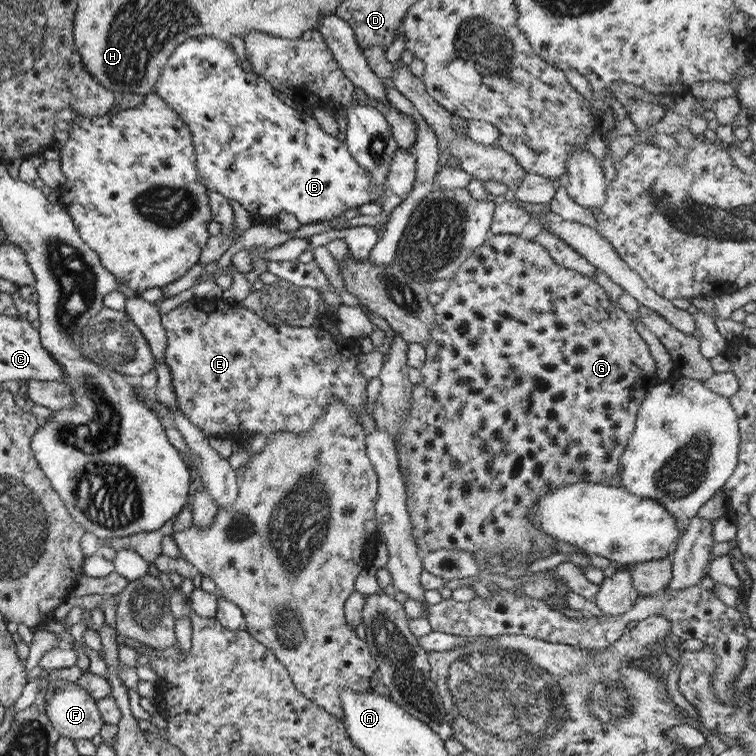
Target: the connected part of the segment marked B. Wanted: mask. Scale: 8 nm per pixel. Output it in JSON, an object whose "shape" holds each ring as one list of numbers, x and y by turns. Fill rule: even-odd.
{"shape":[[202,34,201,36,190,37,189,40,178,44,166,61,165,67,161,69,161,73,159,73,159,77,157,77,155,85,153,85,152,93,159,96,159,100,163,100,163,104,167,108,171,108,173,114,177,114,179,118,183,119,186,127,189,127,189,136,195,154,194,164,206,189,211,193,219,192,228,200,238,202,249,213,254,223,271,223,280,211,292,214,301,225,309,224,309,222,323,222,324,220,332,221,347,208,368,204,372,198,376,198,380,194,383,195,383,192,385,192,385,188,372,185,370,178,366,175,366,170,363,170,347,152,344,142,339,142,335,136,325,134,311,114,299,114,297,110,285,106,277,96,273,95,273,88,263,78,259,77,259,74,245,73,240,68,240,65,237,65,231,46,222,40]]}

